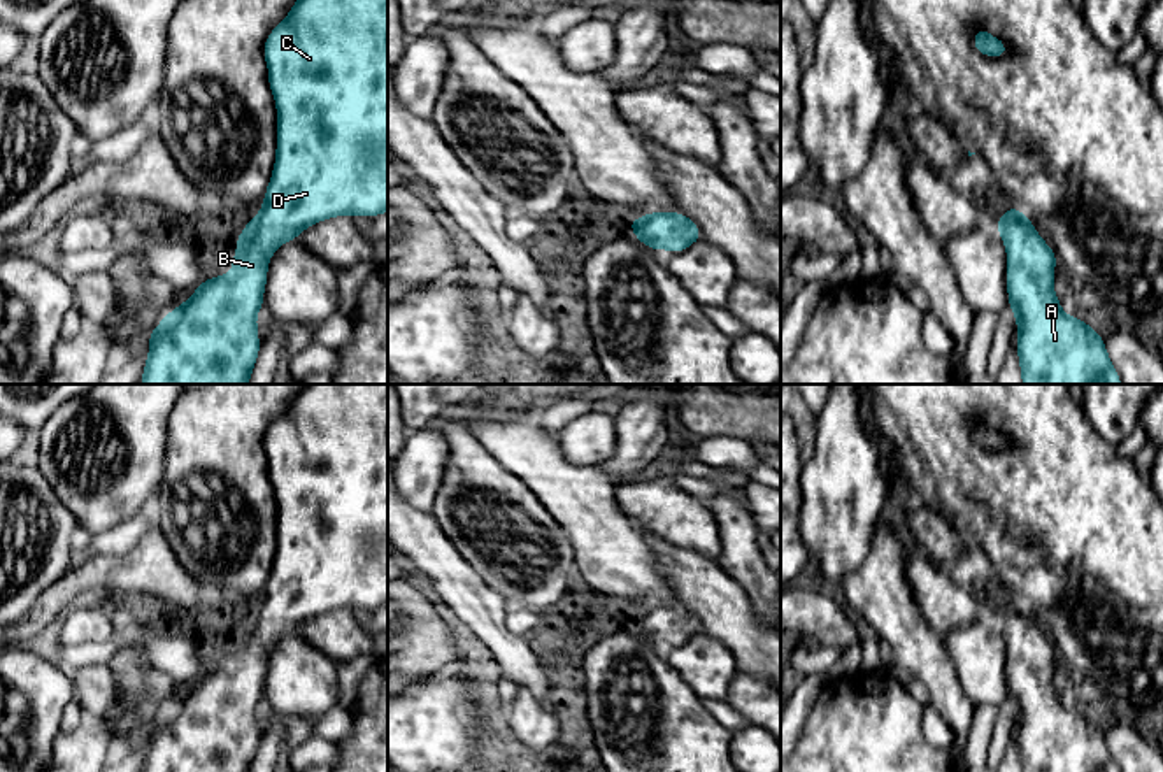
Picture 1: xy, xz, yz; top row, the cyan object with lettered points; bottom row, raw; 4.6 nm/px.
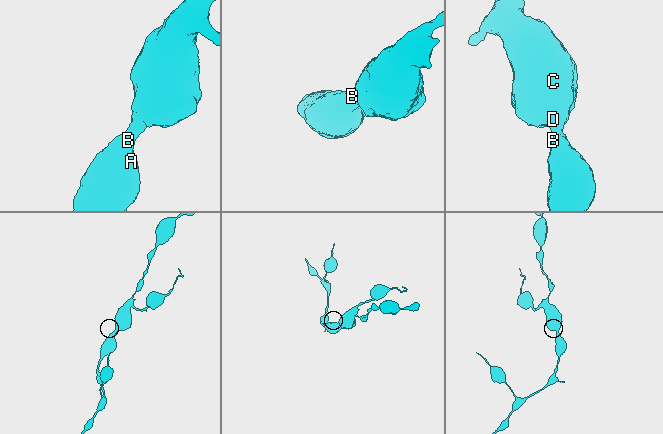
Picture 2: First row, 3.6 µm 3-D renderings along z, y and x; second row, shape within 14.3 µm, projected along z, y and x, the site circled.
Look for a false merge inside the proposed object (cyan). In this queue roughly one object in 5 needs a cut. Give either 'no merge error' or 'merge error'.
no merge error

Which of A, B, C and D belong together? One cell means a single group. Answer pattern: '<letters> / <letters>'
A B C D

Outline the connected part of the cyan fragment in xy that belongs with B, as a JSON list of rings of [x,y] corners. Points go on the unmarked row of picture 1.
[[[303,384],[268,426],[263,449],[279,509],[275,558],[263,600],[237,630],[230,668],[205,672],[151,725],[142,772],[251,772],[260,747],[256,707],[263,702],[267,658],[275,642],[333,609],[388,605],[388,384]]]

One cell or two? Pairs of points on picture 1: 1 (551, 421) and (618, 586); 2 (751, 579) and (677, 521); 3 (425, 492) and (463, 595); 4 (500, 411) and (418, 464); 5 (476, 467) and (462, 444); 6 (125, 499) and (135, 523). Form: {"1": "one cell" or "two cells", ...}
{"1": "two cells", "2": "two cells", "3": "two cells", "4": "one cell", "5": "one cell", "6": "two cells"}

